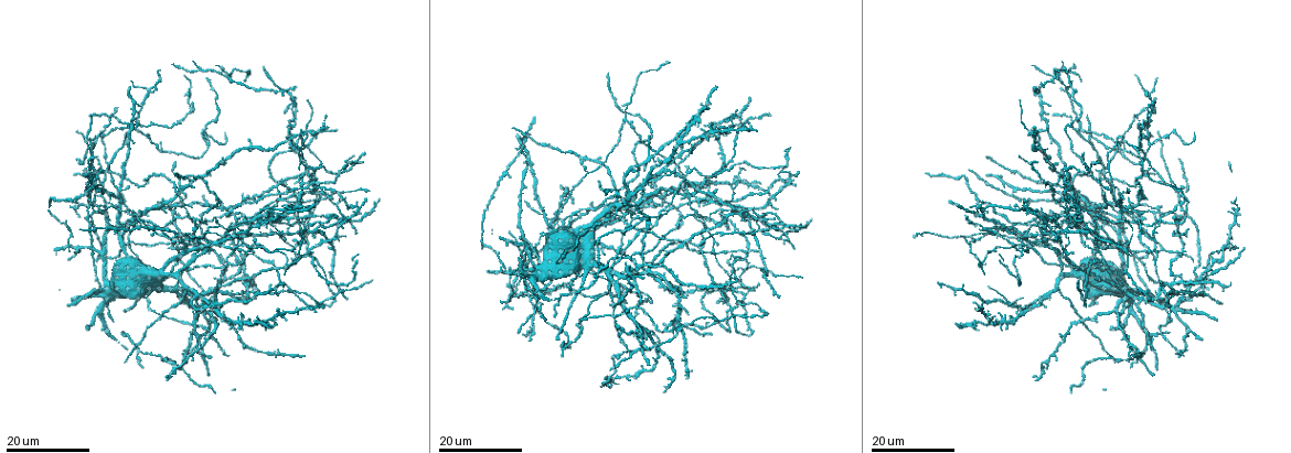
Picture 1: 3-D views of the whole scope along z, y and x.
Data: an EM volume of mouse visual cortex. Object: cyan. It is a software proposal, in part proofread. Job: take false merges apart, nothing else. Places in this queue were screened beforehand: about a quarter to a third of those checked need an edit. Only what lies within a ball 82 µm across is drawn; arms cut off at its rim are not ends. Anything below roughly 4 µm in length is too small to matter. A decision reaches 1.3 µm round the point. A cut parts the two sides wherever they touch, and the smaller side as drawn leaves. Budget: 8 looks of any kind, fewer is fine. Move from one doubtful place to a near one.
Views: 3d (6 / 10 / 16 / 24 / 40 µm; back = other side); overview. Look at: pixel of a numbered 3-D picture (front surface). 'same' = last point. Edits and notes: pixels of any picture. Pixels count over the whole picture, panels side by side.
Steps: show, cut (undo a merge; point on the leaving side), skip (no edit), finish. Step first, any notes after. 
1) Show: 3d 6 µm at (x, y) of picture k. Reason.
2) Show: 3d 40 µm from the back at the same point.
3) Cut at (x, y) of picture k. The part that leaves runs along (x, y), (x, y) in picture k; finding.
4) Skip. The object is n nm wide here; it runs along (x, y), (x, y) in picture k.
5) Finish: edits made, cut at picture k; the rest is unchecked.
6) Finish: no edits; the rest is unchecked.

Show: 3d 24 µm at (147, 298) of picture 1. Side arm on a straight run.

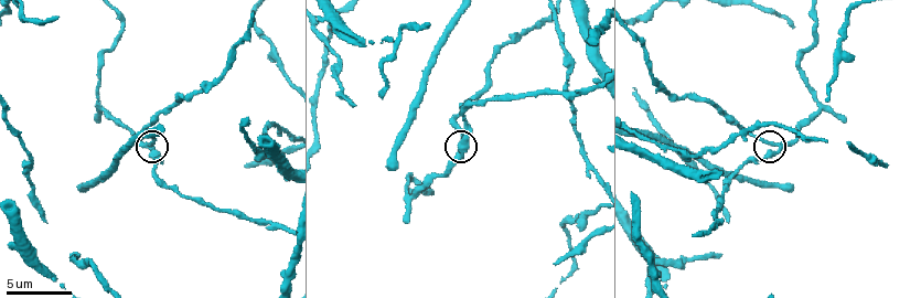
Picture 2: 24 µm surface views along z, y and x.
Show: 3d 10 µm at (463, 152) of picture 2.

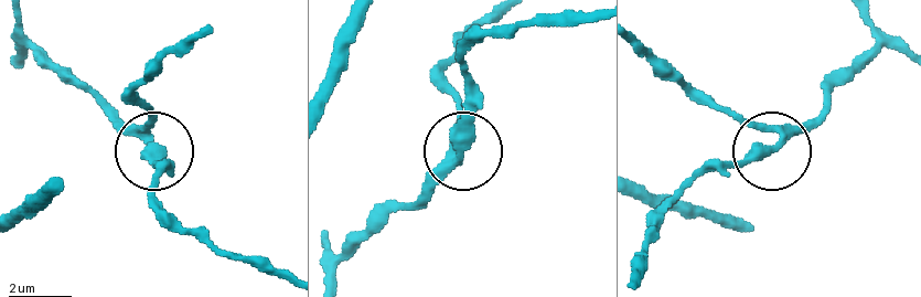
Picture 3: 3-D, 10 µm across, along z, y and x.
Skip. 3 arms meet here; continuous, no second neuron.

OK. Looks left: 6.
Show: 3d 16 µm at (776, 236) of picture 1.

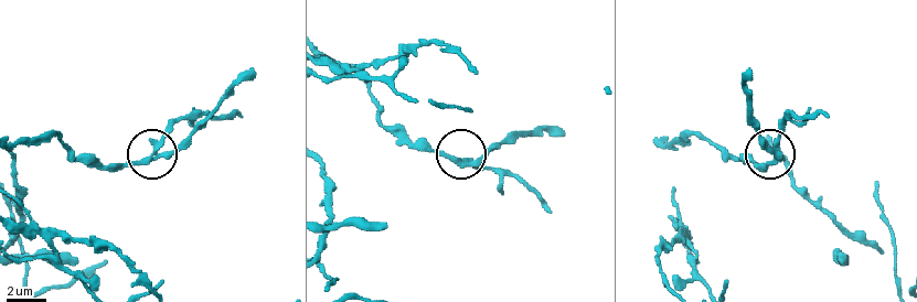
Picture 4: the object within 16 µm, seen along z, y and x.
Show: 3d 10 µm at (162, 144) of picture 4. Zoom in.

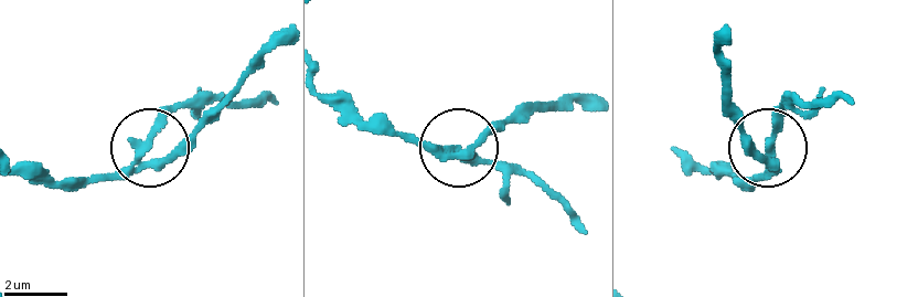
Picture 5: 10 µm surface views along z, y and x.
Show: 3d 10 µm from the back at (146, 149) of picture 5. From behind.

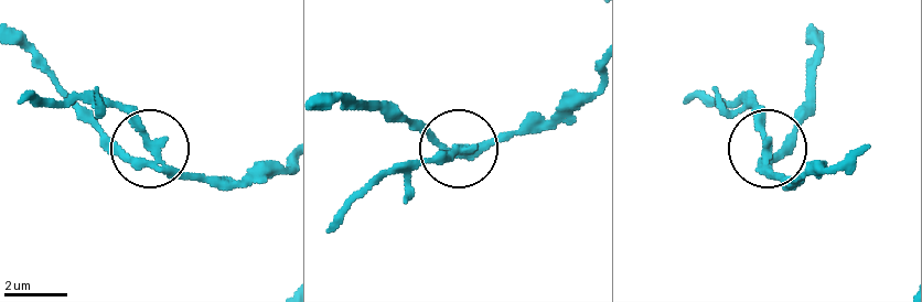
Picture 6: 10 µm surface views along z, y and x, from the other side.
Skip. 3 arms meet here; it runs along (280, 172), (185, 174), (153, 155), (130, 116), (100, 95) in picture 6; all the same neuron.

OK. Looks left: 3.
Show: 3d 24 µm at (1176, 232) of picture 1. Three arms meet.

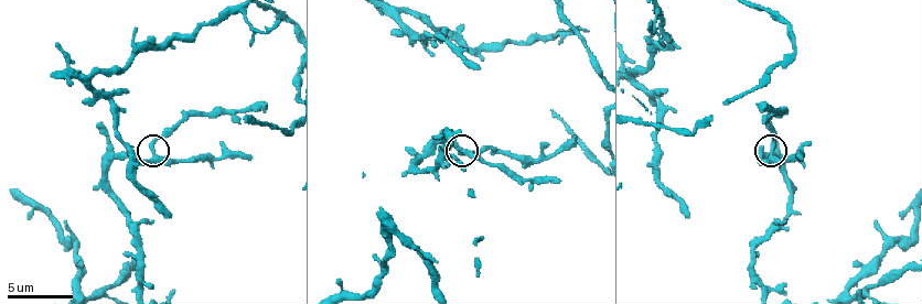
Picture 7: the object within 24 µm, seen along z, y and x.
Show: 3d 10 µm at (771, 158) of picture 7.

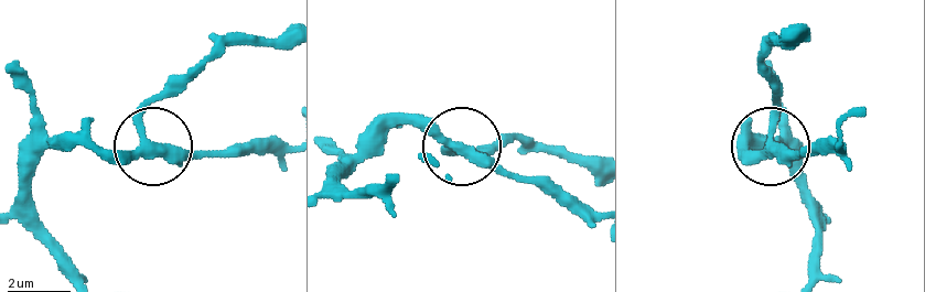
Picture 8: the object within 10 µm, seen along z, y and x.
Skip. 3 arms meet here; all the same neuron.

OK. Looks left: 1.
Finish: no edits; the rest is unchecked.

